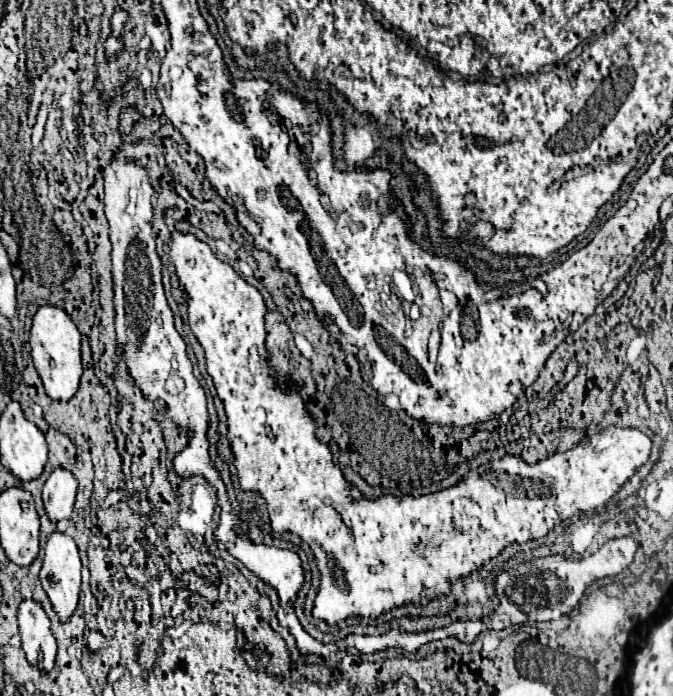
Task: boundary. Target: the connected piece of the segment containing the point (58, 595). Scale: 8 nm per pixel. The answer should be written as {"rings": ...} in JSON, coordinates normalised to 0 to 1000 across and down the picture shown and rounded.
{"rings":[[[76,766],[73,774],[70,774],[70,783],[67,783],[67,800],[64,800],[64,815],[61,815],[61,823],[58,823],[58,832],[61,841],[79,869],[79,878],[85,881],[88,892],[103,892],[108,878],[114,875],[114,864],[117,864],[117,843],[120,843],[120,803],[117,803],[117,792],[114,792],[114,783],[111,777],[97,769],[97,766]]]}

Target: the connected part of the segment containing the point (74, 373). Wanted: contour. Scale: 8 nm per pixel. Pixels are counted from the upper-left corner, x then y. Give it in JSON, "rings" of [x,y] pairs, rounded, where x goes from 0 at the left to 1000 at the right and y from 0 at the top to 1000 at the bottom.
{"rings":[[[58,441],[46,470],[46,501],[49,501],[46,504],[49,524],[64,547],[70,568],[82,576],[103,576],[111,568],[123,536],[120,478],[105,461],[105,455],[88,441]]]}

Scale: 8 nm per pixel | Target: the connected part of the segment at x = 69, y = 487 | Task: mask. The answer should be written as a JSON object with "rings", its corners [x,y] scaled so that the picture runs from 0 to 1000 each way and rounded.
{"rings":[[[82,674],[73,682],[70,694],[64,697],[64,726],[67,726],[70,743],[79,751],[88,751],[105,743],[111,708],[114,708],[114,688],[103,677]]]}

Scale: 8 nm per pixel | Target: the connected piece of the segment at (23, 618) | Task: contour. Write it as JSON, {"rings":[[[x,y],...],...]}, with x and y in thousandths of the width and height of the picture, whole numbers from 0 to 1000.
{"rings":[[[40,861],[28,869],[25,878],[31,930],[46,958],[55,958],[61,967],[73,967],[82,953],[85,924],[73,901],[73,889],[58,866]]]}

